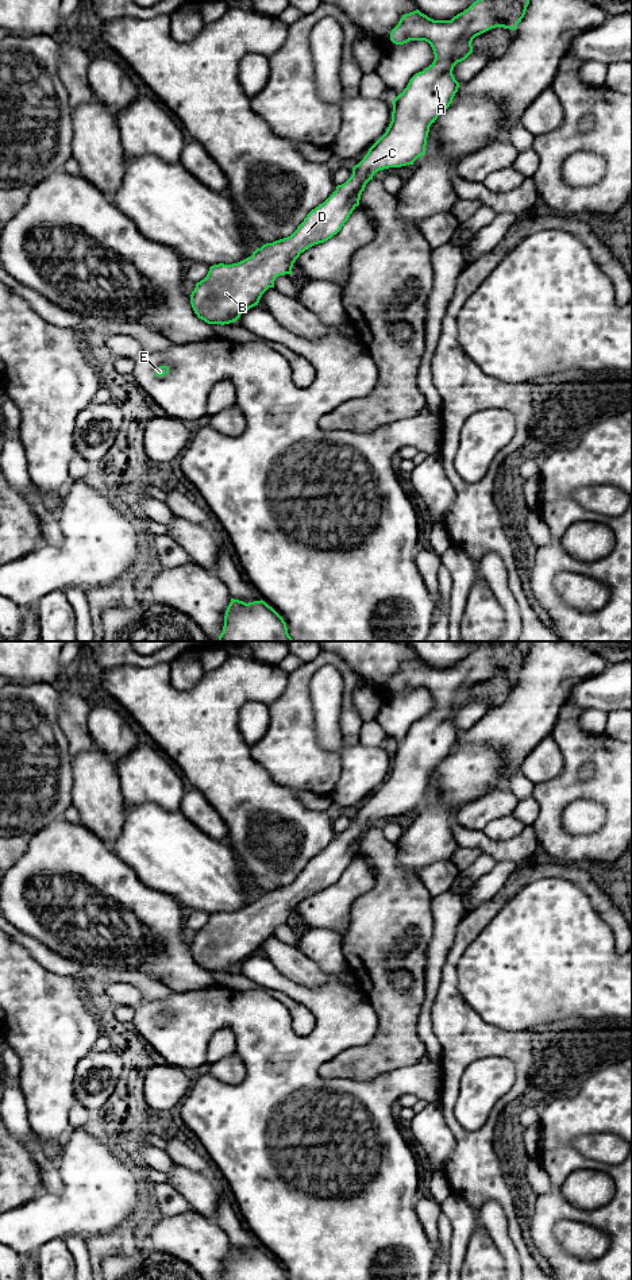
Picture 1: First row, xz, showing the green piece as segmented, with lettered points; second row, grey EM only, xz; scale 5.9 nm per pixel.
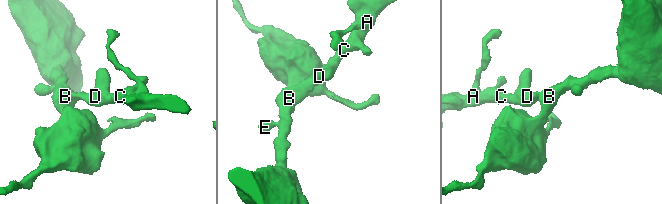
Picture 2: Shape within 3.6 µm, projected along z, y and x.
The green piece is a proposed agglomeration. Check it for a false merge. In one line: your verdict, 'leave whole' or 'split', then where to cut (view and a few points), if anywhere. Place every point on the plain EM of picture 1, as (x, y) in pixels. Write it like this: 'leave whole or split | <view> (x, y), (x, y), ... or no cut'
leave whole | no cut

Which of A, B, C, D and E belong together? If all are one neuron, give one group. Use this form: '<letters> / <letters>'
A B C D E

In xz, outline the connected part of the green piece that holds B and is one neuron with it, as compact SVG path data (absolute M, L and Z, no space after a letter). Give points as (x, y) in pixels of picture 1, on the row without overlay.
M492 641L451 668L433 668L419 658L402 663L390 681L390 689L396 693L425 689L435 708L416 721L392 749L392 770L386 780L352 816L351 825L312 857L290 884L263 892L238 911L211 914L190 942L197 965L208 972L236 969L258 953L269 936L274 936L278 924L292 922L301 901L342 878L377 820L413 813L424 803L431 772L450 755L459 736L454 714L473 701L475 685L496 675L516 678L529 647L531 641Z

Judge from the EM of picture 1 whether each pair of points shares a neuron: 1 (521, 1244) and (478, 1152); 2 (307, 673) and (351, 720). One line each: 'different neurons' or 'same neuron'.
1: same neuron
2: same neuron

